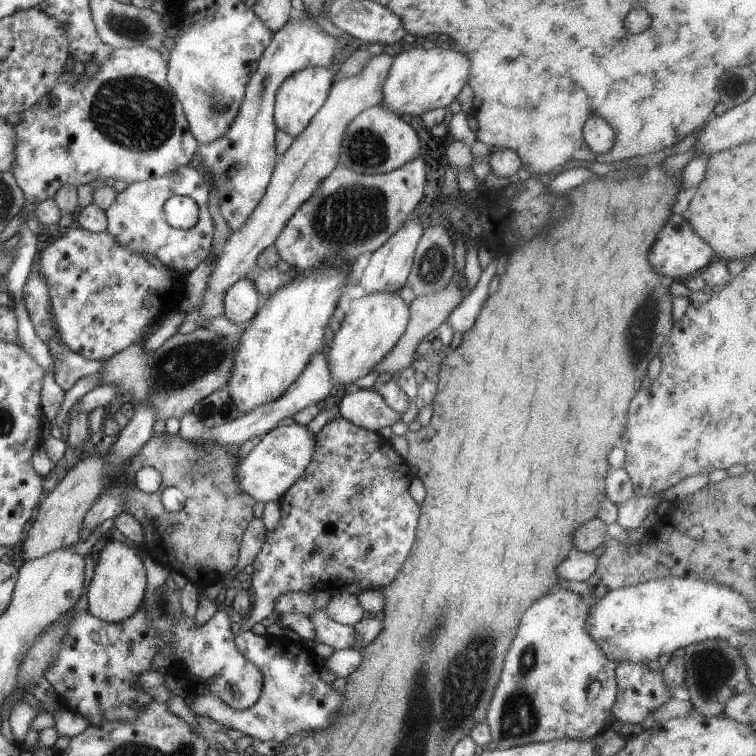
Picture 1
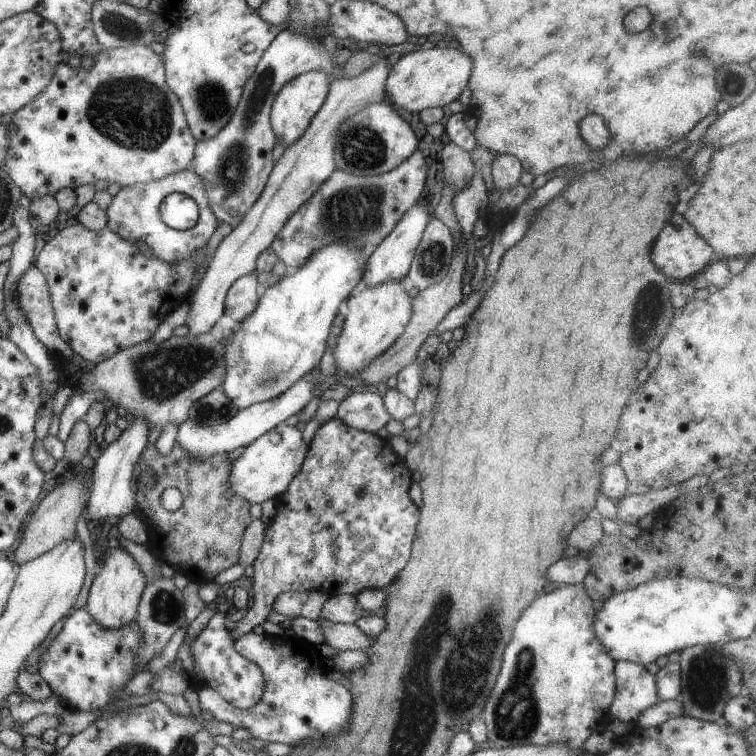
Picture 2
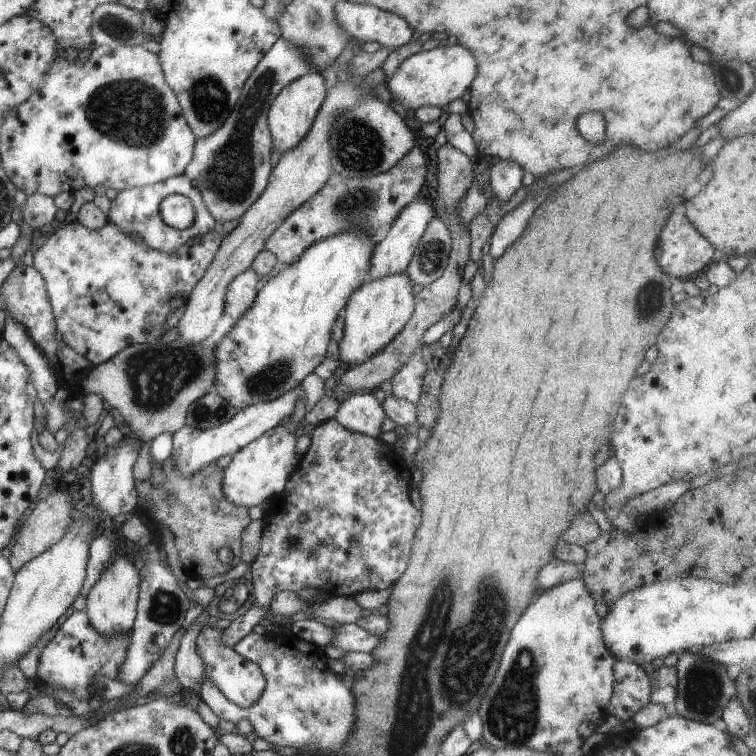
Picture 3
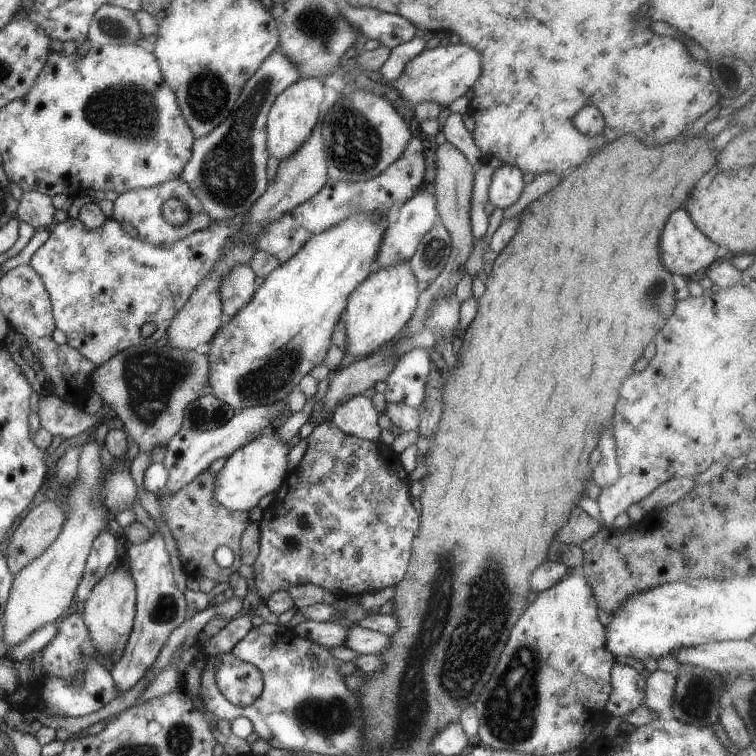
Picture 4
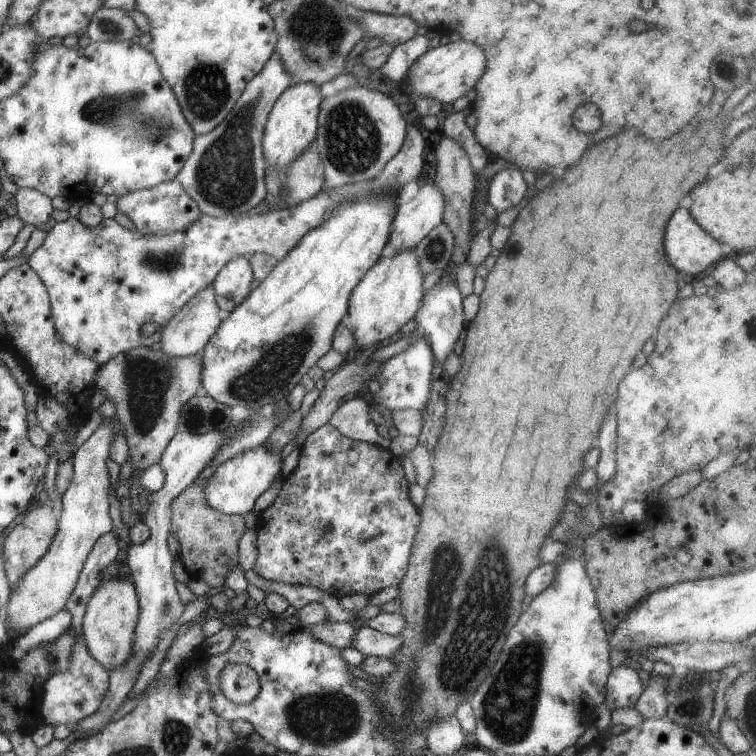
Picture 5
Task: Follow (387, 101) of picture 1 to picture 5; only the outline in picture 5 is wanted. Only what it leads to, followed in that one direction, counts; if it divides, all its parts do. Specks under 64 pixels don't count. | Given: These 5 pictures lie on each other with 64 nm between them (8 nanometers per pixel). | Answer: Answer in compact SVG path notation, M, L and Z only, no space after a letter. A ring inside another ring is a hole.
M458 40L443 46L429 48L421 54L407 70L407 78L402 86L413 100L418 97L433 98L442 104L453 103L474 88L480 75L485 71L483 48L475 42Z

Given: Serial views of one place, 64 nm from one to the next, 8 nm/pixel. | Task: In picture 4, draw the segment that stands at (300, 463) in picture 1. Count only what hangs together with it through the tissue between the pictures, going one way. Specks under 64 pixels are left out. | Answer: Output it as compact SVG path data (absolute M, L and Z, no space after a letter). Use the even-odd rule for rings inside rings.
M275 425L273 426L273 430L271 432L268 432L267 434L263 434L263 436L259 436L259 438L255 438L249 443L246 443L244 446L241 446L238 450L235 450L229 457L226 458L225 464L223 464L221 470L215 474L215 478L213 478L213 500L214 502L217 502L219 506L223 506L225 510L229 510L231 512L249 512L250 509L255 507L257 505L258 500L265 496L266 494L269 494L271 492L275 492L279 489L279 486L284 482L284 476L288 474L287 472L287 454L289 449L289 446L287 446L287 443L281 442L277 436L273 433L275 429Z

